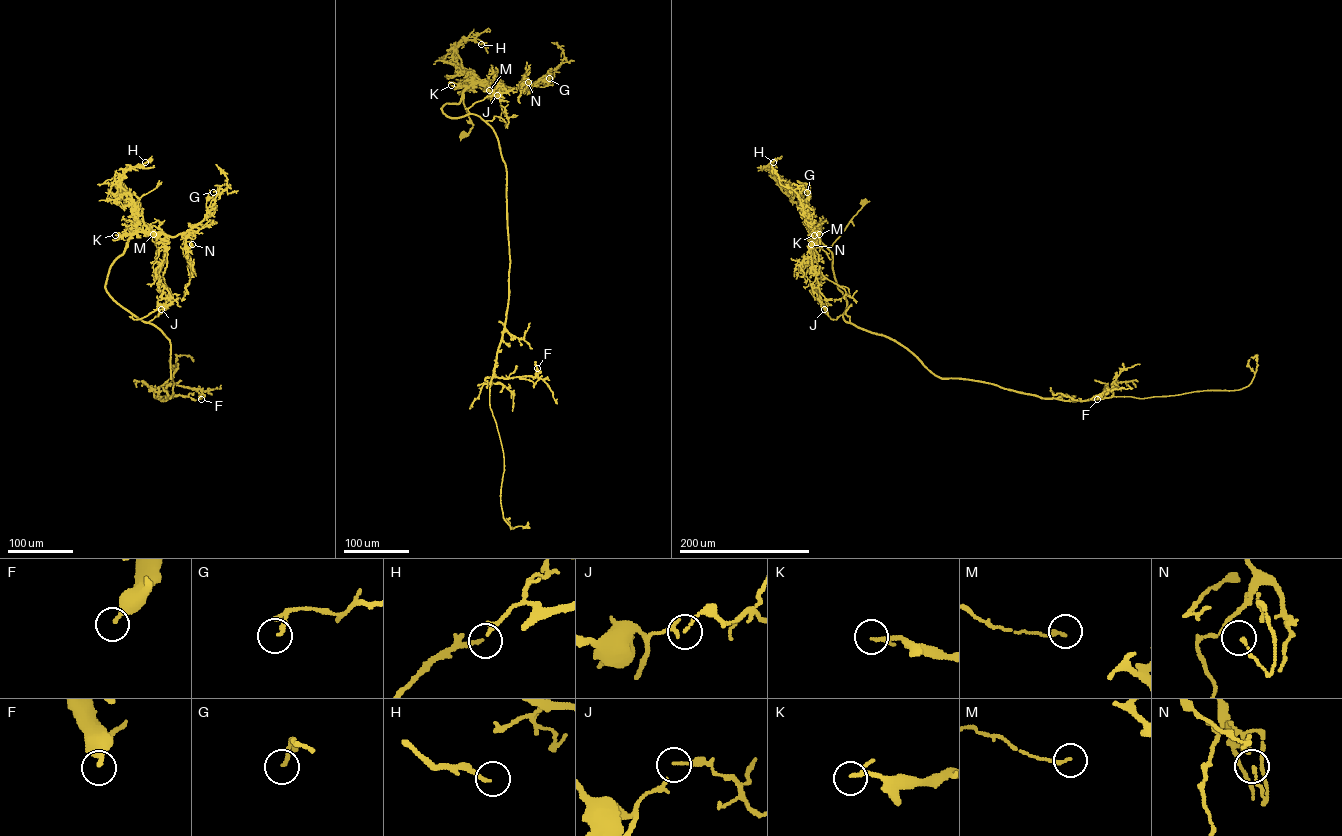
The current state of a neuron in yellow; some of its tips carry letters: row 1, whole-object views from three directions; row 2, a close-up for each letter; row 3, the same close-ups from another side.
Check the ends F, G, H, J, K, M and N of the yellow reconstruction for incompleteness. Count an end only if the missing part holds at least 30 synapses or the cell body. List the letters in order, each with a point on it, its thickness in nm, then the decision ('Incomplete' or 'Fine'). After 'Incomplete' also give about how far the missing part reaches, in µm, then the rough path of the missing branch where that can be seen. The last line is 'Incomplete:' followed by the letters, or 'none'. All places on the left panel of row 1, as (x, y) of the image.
F: Place: (201, 399). Thickness 240 nm. Fine
G: Place: (213, 192). Thickness 130 nm. Fine
H: Place: (145, 162). Thickness 160 nm. Incomplete. Missing length about 15 µm
J: Place: (161, 309). Thickness 90 nm. Fine
K: Place: (115, 235). Thickness 180 nm. Fine
M: Place: (153, 234). Thickness 140 nm. Fine
N: Place: (192, 244). Thickness 120 nm. Fine
Incomplete: H

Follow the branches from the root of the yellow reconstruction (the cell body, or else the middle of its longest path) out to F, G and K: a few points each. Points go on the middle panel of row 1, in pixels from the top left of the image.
F: (462, 134), (472, 126), (463, 95), (441, 109), (485, 120), (506, 168), (509, 294), (493, 375), (537, 368)
G: (462, 134), (472, 126), (463, 103), (468, 87), (532, 85), (553, 70), (549, 78)
K: (462, 134), (467, 134), (472, 126), (463, 103), (466, 87), (451, 85)

